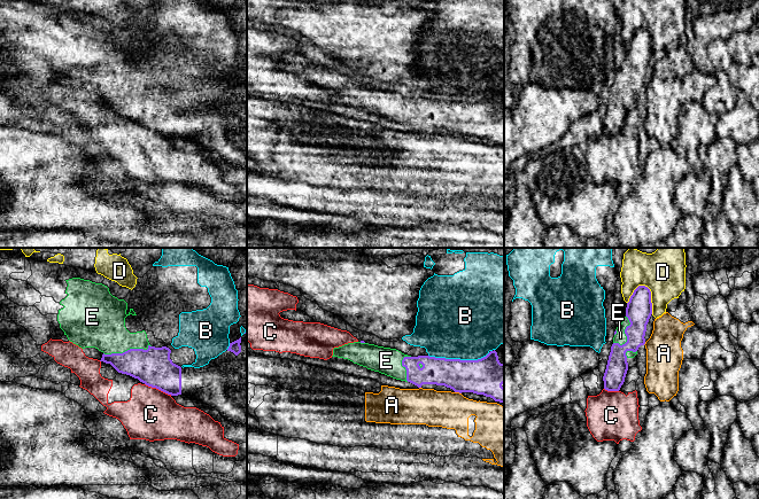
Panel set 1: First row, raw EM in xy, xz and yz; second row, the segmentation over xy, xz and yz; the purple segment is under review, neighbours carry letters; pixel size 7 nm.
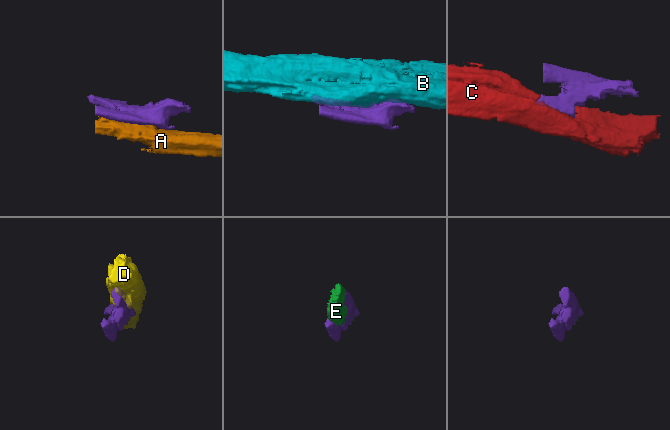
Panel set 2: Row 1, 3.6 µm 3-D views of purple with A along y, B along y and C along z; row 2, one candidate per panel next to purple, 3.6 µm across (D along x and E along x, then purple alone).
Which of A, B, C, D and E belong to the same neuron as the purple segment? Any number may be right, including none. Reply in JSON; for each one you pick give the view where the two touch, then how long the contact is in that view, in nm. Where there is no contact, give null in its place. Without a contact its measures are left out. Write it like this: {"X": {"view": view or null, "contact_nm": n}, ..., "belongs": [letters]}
{"E": {"view": "xy", "contact_nm": 340}, "belongs": ["E"]}

